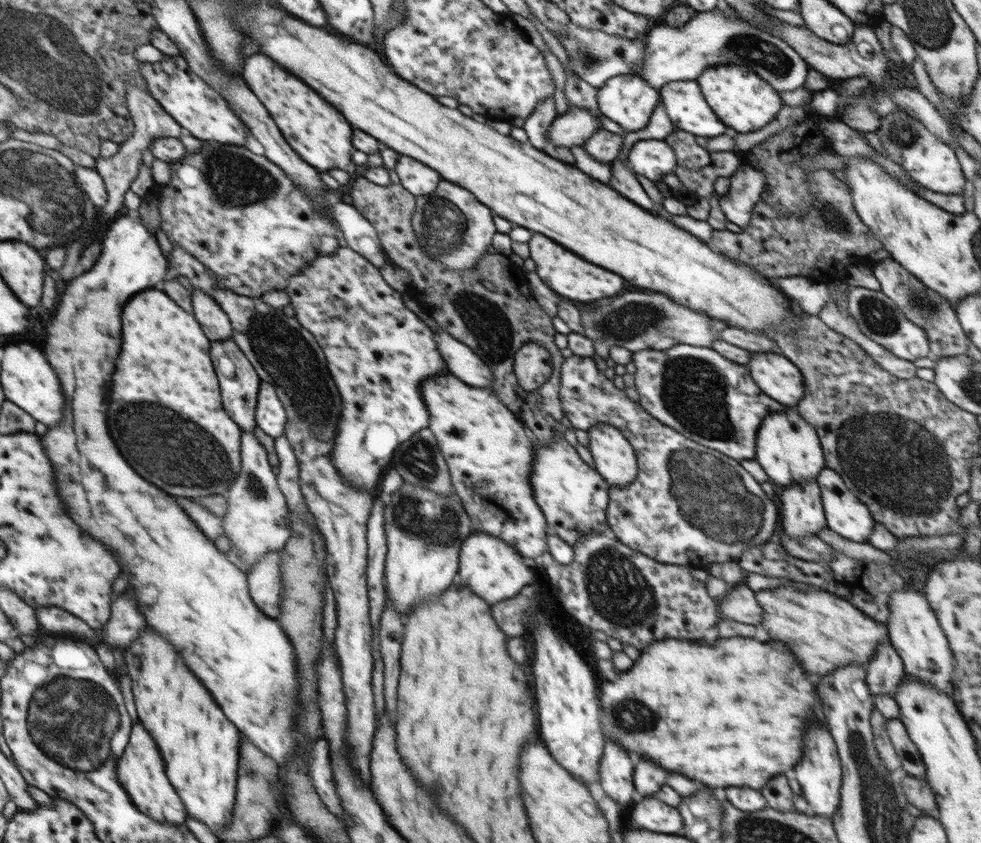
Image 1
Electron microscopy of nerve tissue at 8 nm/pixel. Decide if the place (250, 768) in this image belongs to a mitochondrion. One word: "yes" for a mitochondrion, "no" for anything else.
yes

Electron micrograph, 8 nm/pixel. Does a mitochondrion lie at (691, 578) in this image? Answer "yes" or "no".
no

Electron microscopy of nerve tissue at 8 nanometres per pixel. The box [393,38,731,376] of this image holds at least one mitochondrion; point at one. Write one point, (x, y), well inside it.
(484, 323)

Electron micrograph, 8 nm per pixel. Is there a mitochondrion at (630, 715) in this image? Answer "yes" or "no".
yes

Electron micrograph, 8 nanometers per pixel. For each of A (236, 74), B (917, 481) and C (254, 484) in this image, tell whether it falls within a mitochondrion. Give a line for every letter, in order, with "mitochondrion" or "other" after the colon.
A: other
B: mitochondrion
C: mitochondrion

